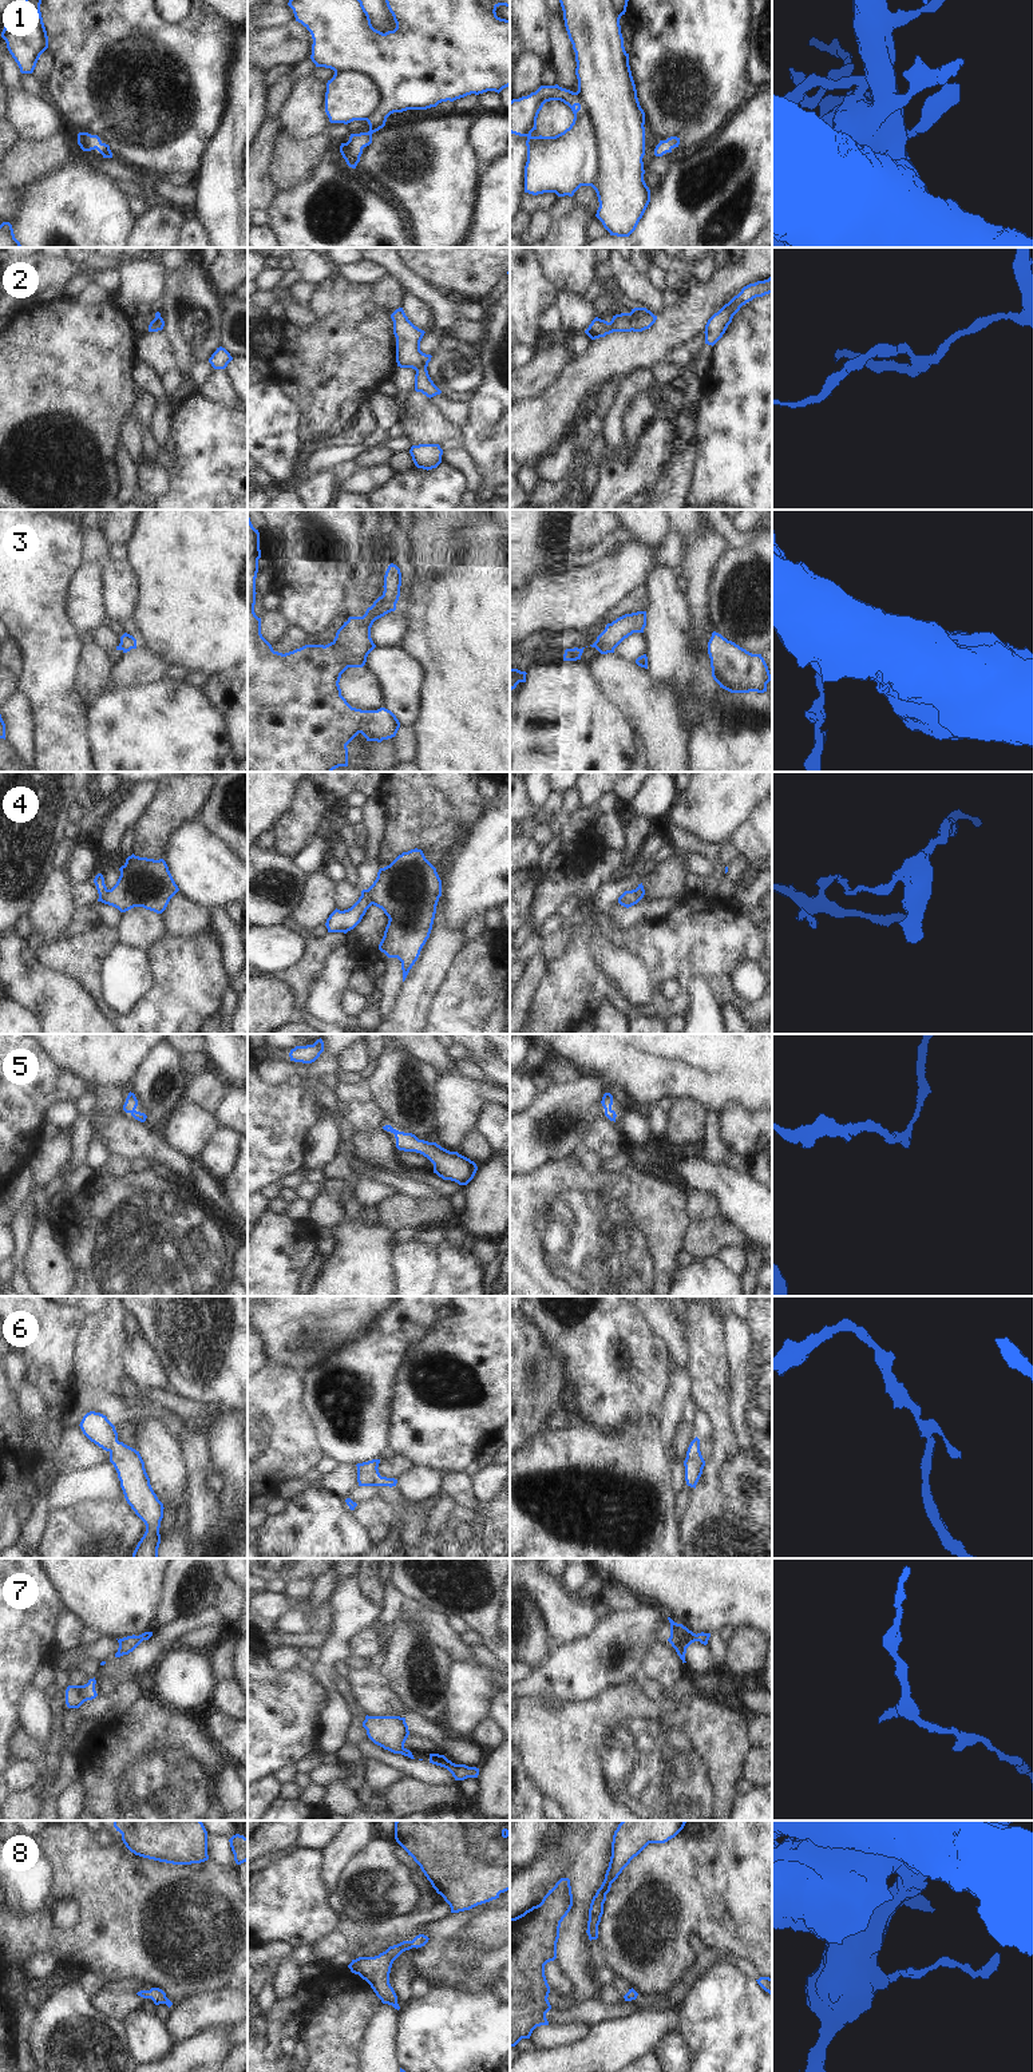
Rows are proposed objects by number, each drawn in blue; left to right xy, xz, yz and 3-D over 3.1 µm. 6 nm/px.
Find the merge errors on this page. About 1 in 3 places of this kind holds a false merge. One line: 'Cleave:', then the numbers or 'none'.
Cleave: 3, 4

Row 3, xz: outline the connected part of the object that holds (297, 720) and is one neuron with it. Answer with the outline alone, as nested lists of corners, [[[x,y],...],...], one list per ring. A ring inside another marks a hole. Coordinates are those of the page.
[[[248,515],[248,772],[332,772],[348,766],[347,745],[359,733],[367,741],[381,742],[400,728],[385,708],[352,708],[339,685],[341,674],[348,667],[363,667],[376,647],[371,627],[384,599],[379,597],[363,617],[349,617],[331,643],[305,645],[282,654],[262,637],[261,618],[254,613],[260,558],[260,532]]]

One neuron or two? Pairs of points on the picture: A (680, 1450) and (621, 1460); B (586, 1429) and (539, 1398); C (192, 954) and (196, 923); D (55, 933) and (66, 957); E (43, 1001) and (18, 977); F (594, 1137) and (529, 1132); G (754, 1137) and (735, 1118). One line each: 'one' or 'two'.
A: two
B: two
C: two
D: two
E: one
F: two
G: one

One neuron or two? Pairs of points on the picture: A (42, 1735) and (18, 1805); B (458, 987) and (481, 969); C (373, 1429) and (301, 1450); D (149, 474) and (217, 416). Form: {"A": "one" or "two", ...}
{"A": "two", "B": "one", "C": "two", "D": "two"}

